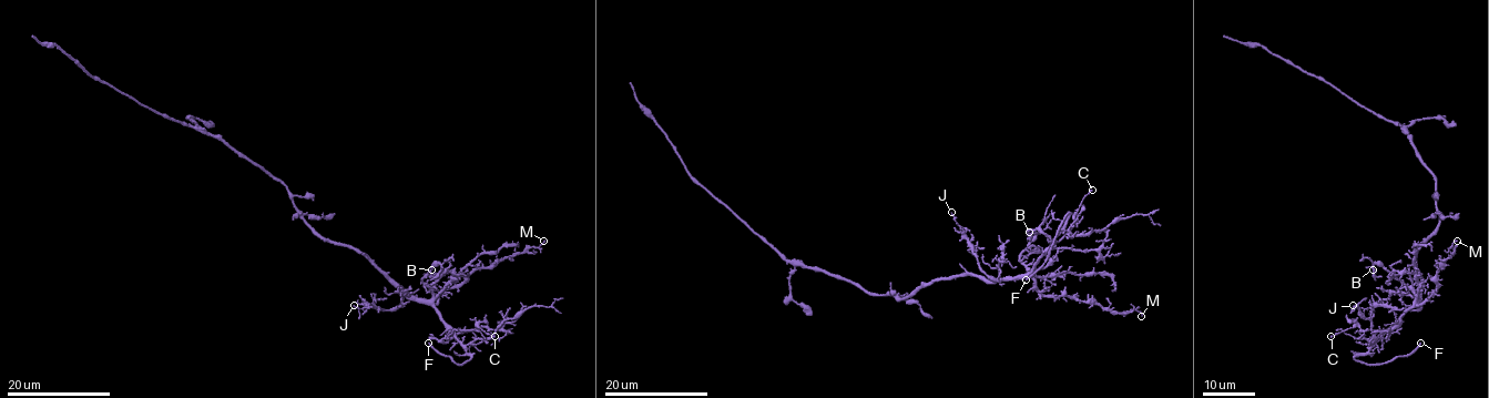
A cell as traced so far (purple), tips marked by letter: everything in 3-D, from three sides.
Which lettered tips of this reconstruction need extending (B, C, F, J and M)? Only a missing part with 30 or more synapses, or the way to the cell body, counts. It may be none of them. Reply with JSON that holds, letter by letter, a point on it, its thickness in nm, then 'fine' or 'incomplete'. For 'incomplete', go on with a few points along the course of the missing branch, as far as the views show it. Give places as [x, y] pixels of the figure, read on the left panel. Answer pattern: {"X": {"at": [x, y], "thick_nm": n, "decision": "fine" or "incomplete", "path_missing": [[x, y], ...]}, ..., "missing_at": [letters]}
{"B": {"at": [431, 269], "thick_nm": 170, "decision": "fine"}, "C": {"at": [495, 336], "thick_nm": 130, "decision": "fine"}, "F": {"at": [428, 343], "thick_nm": 200, "decision": "incomplete", "path_missing": [[428, 343], [410, 322], [399, 293], [401, 289]]}, "J": {"at": [354, 305], "thick_nm": 100, "decision": "fine"}, "M": {"at": [543, 241], "thick_nm": 150, "decision": "fine"}, "missing_at": ["F"]}

